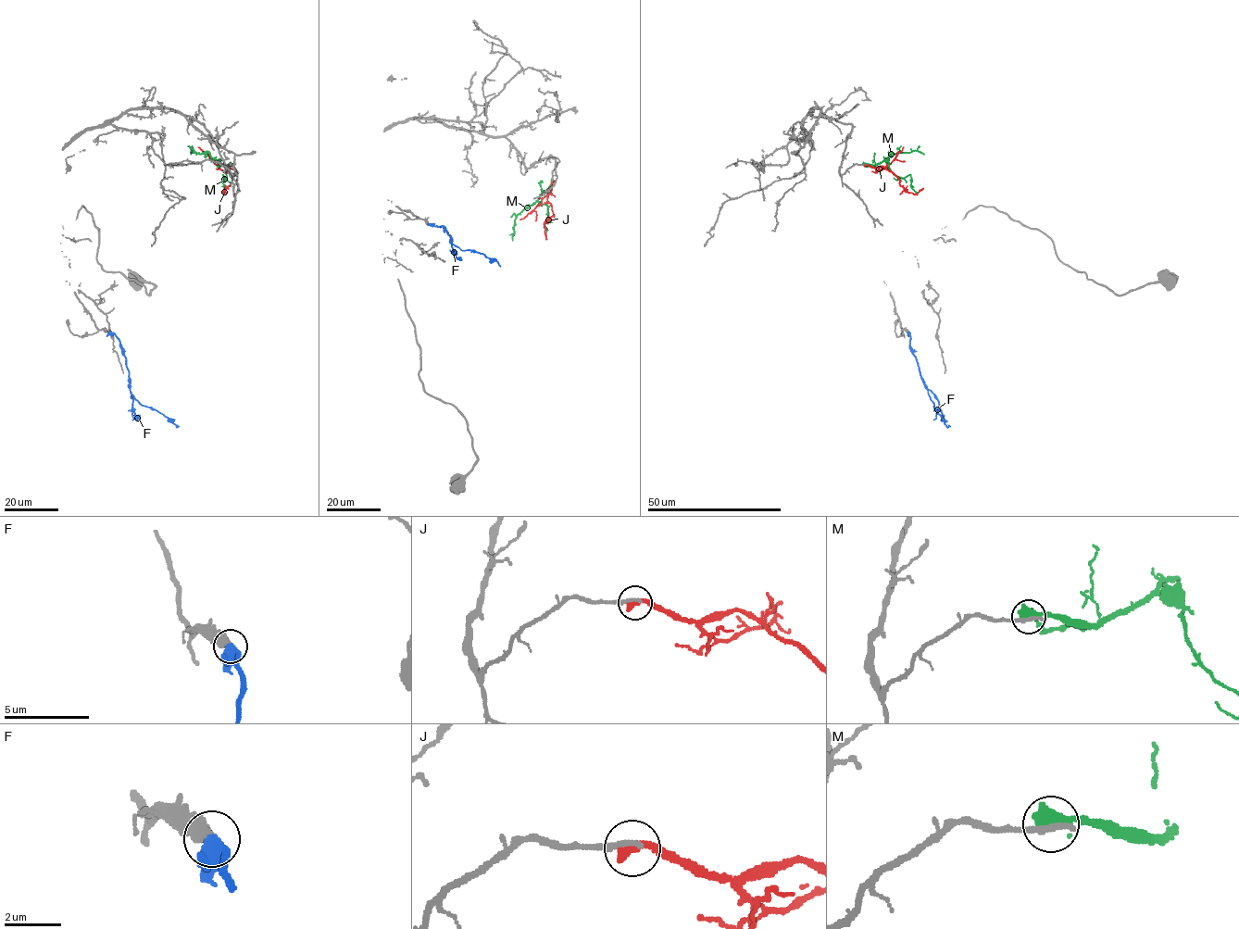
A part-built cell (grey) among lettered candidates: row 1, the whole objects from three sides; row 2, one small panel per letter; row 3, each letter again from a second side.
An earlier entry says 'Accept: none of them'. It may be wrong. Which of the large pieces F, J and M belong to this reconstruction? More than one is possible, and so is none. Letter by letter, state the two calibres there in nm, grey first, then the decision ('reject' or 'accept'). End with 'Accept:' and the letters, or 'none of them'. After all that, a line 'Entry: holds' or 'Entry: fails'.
F: 300 nm thick on the grey side, 650 nm on the other; accept
J: 260 nm thick on the grey side, 340 nm on the other; reject
M: 320 nm thick on the grey side, 600 nm on the other; reject
Accept: F
Entry: fails

